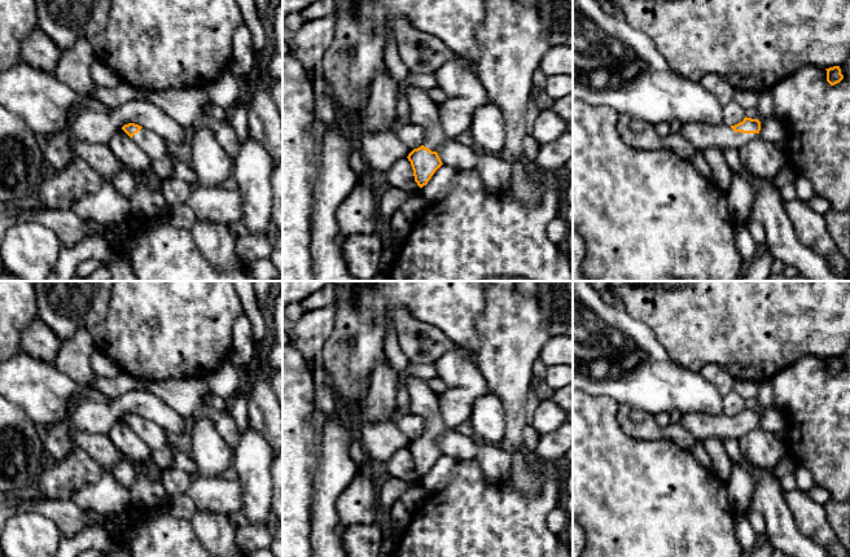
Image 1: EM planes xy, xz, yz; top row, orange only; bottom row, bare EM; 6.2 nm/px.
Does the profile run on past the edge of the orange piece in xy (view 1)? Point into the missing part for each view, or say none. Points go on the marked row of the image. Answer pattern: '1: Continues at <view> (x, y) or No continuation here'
1: Continues at xy (154, 147)

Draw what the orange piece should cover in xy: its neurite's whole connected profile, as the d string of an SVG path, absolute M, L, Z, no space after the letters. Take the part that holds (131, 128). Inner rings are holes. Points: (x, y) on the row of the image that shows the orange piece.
M135 123L124 124L122 130L149 157L150 170L161 181L172 179L171 146L165 139Z

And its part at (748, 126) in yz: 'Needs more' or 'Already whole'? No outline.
Needs more

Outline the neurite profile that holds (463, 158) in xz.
M450 139L437 150L443 165L456 168L457 171L474 171L477 168L477 149Z

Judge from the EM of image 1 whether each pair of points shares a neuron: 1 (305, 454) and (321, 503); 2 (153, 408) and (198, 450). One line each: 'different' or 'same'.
1: different
2: different

